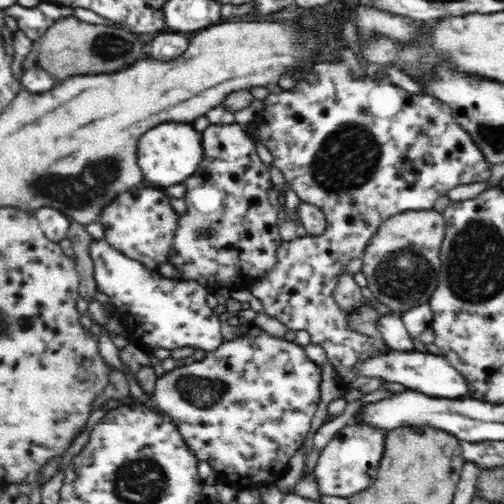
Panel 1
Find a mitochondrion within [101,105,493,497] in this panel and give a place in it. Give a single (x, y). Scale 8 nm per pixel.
(347, 159)

